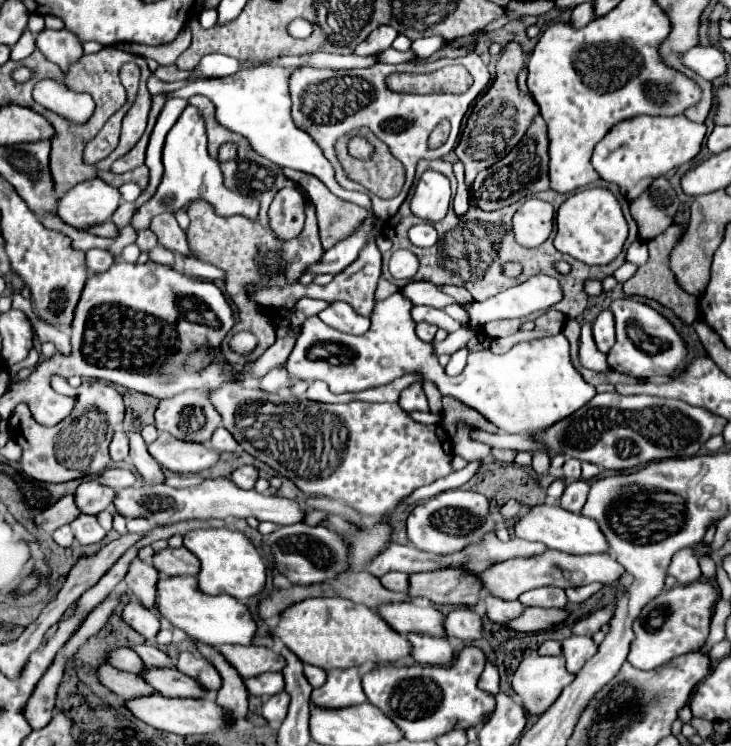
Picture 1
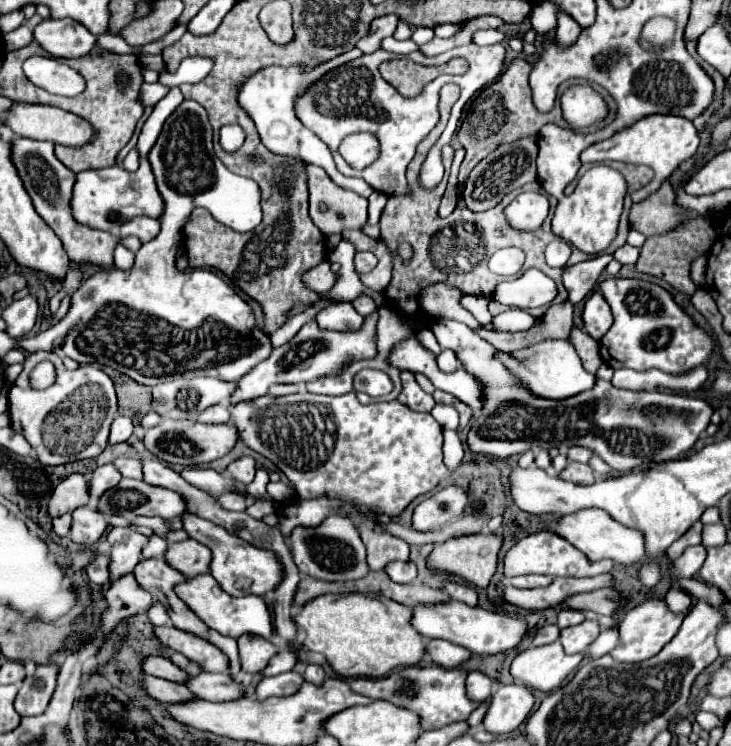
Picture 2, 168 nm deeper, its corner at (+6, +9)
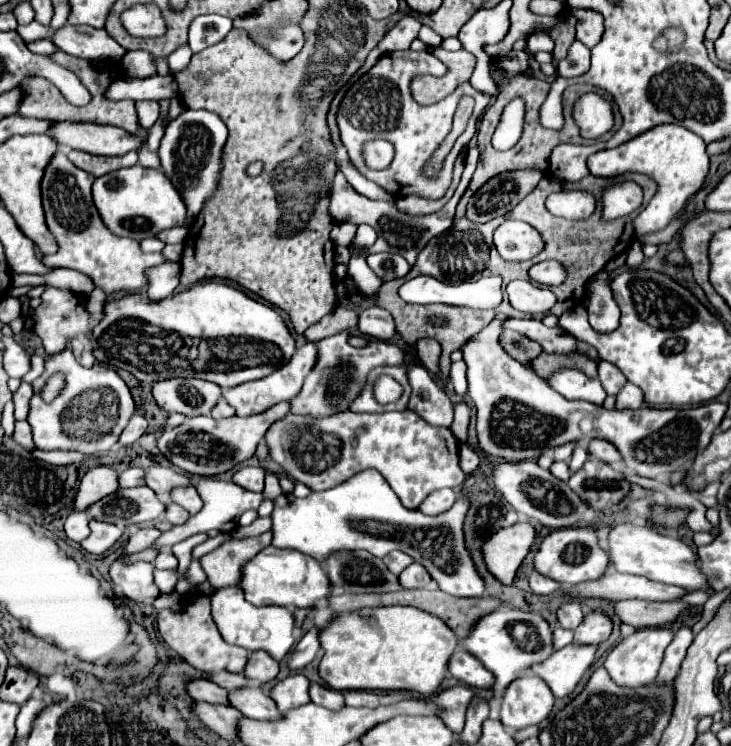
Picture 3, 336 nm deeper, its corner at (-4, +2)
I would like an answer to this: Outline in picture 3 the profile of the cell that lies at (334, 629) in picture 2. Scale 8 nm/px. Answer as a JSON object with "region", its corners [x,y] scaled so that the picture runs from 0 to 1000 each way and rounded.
{"region":[[[531,812],[512,826],[492,826],[490,820],[460,823],[435,850],[443,882],[438,887],[440,912],[460,925],[561,925],[575,933],[591,933],[613,893],[616,877],[624,871],[627,858],[621,847],[596,826],[564,812]]]}

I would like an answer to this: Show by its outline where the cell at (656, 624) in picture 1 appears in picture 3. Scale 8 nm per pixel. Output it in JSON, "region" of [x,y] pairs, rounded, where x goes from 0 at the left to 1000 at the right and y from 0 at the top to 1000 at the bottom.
{"region":[[[917,836],[897,839],[897,842],[876,842],[834,871],[826,893],[832,895],[832,901],[834,901],[837,912],[843,912],[843,917],[854,917],[854,920],[865,920],[865,922],[873,922],[876,917],[889,917],[903,898],[903,890],[908,885],[908,871],[919,861],[919,855],[922,855],[922,845]]]}

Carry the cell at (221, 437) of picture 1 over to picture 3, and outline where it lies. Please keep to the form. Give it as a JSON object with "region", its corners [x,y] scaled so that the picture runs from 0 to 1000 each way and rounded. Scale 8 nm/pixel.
{"region":[[[301,534],[301,539],[295,542],[295,547],[290,547],[287,558],[295,560],[295,563],[301,563],[301,560],[317,560],[317,558],[323,558],[323,552],[320,552],[320,547],[315,542],[309,542],[306,534]]]}

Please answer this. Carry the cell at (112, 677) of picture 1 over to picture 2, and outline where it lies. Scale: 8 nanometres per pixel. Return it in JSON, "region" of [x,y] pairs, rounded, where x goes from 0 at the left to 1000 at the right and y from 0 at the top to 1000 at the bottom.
{"region":[[[208,905],[197,908],[197,924],[211,937],[216,937],[216,940],[222,940],[227,945],[268,937],[265,932],[260,932],[260,924],[254,924],[254,918],[235,916],[235,913],[227,913],[227,910],[216,910],[216,908],[208,908]]]}

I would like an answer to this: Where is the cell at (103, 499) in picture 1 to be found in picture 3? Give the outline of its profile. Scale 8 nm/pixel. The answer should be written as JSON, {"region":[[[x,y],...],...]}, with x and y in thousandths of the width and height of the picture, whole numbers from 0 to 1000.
{"region":[[[175,627],[164,635],[161,641],[164,654],[183,654],[183,651],[197,651],[197,630],[194,627]]]}

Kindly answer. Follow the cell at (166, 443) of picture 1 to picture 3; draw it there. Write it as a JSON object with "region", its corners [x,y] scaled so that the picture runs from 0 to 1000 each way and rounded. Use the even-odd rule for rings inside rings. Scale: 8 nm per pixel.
{"region":[[[383,539],[372,547],[367,547],[358,555],[350,558],[339,558],[339,560],[306,560],[306,563],[293,563],[287,558],[268,558],[260,566],[246,568],[244,574],[235,576],[224,576],[224,582],[216,590],[216,603],[246,630],[260,633],[260,635],[274,635],[274,638],[295,638],[304,635],[315,627],[320,627],[323,622],[339,617],[353,592],[361,587],[364,576],[386,558],[391,558],[397,552],[397,542],[394,539]],[[257,595],[268,595],[271,603],[276,603],[279,609],[260,609],[260,601],[254,601]]]}

